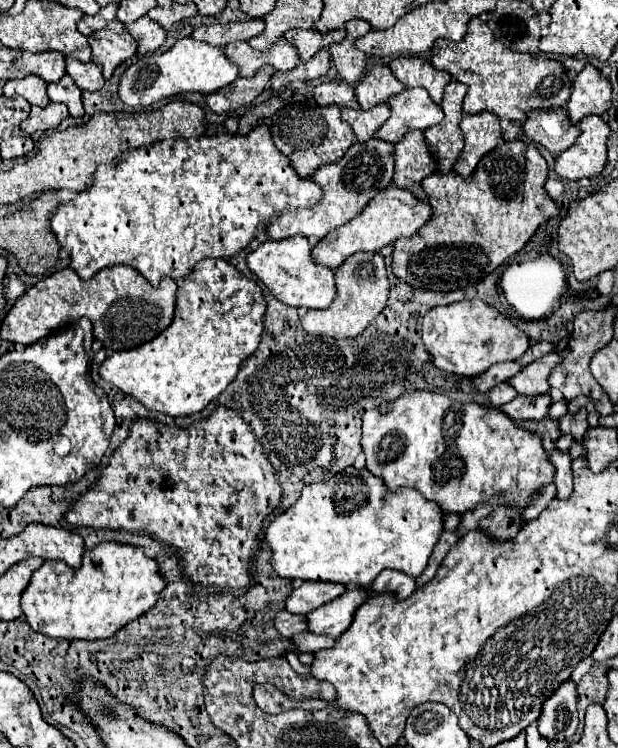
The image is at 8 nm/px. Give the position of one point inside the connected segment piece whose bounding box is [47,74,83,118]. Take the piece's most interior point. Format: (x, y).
(64, 91)

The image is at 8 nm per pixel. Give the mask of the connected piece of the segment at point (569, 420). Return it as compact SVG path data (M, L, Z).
M579 408L579 412L567 412L563 418L559 418L559 422L561 422L561 434L569 432L573 434L575 440L583 440L583 434L589 428L585 408Z

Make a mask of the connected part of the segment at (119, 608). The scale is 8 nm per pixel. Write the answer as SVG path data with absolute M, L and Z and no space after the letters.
M101 542L83 554L83 564L77 570L69 568L61 560L45 560L43 566L37 572L33 572L31 582L23 592L21 608L25 620L35 632L65 640L79 640L79 638L97 640L97 638L111 638L127 622L145 614L157 602L163 588L165 582L157 572L157 562L153 558L147 558L141 548L137 552L137 548L129 544Z

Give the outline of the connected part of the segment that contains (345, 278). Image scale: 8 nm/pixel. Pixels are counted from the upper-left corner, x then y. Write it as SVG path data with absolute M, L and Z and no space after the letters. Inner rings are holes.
M357 252L349 256L335 270L335 286L337 286L337 296L333 304L325 310L309 310L301 318L301 326L309 334L325 334L331 338L359 336L373 322L373 318L385 308L389 296L389 282L387 282L383 256L371 252Z

